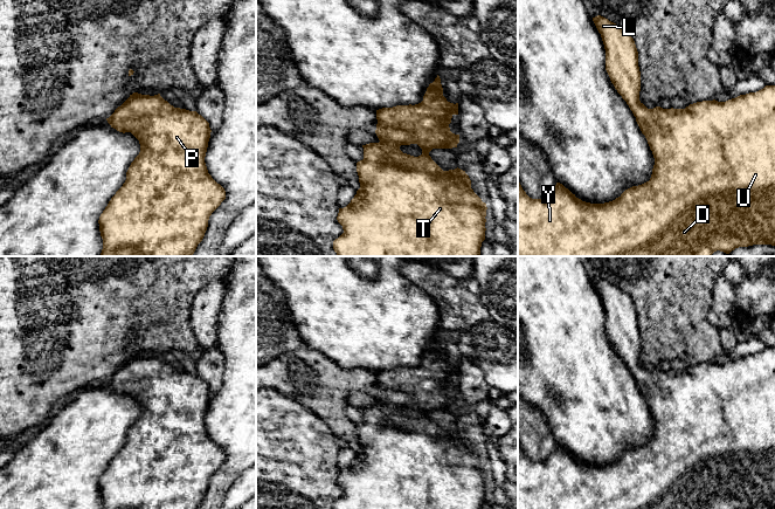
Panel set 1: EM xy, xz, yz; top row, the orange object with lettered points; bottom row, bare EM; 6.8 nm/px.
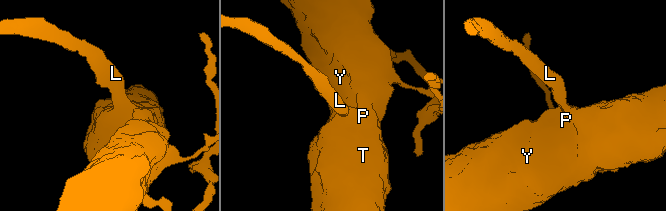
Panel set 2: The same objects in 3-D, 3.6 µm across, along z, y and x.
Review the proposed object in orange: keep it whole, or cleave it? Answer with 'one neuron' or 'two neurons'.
one neuron

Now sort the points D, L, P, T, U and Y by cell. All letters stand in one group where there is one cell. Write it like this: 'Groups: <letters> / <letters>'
Groups: D L P T U Y

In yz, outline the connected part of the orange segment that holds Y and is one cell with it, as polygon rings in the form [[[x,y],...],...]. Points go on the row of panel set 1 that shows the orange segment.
[[[601,15],[593,18],[593,21],[604,44],[606,70],[610,81],[629,105],[652,151],[655,158],[652,174],[649,181],[632,186],[615,200],[604,204],[582,201],[560,183],[556,183],[553,191],[544,199],[532,199],[523,190],[518,178],[518,256],[711,256],[717,250],[729,254],[739,247],[775,246],[775,85],[766,85],[756,92],[740,95],[726,102],[713,99],[697,102],[685,109],[663,109],[660,106],[648,109],[639,101],[641,71],[634,39],[627,30]]]

